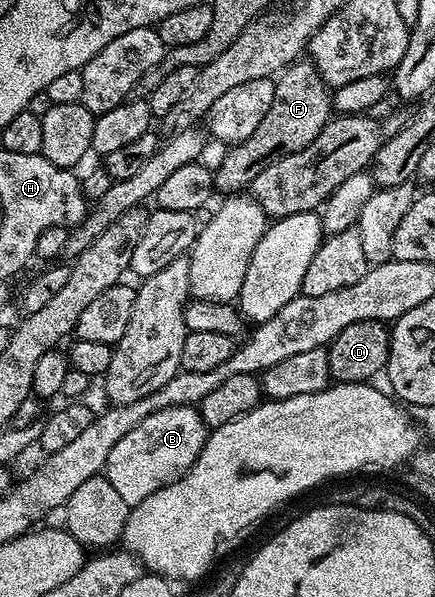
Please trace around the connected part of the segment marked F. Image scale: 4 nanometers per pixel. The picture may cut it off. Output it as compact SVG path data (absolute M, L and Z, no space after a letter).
M311 61L292 62L274 79L274 83L273 104L269 104L265 120L257 124L249 140L241 140L231 146L221 166L213 172L215 189L220 195L234 196L246 191L253 184L253 180L257 180L257 176L261 176L261 172L269 168L269 164L293 152L301 152L301 148L309 148L309 144L317 140L317 136L333 117L332 91Z

